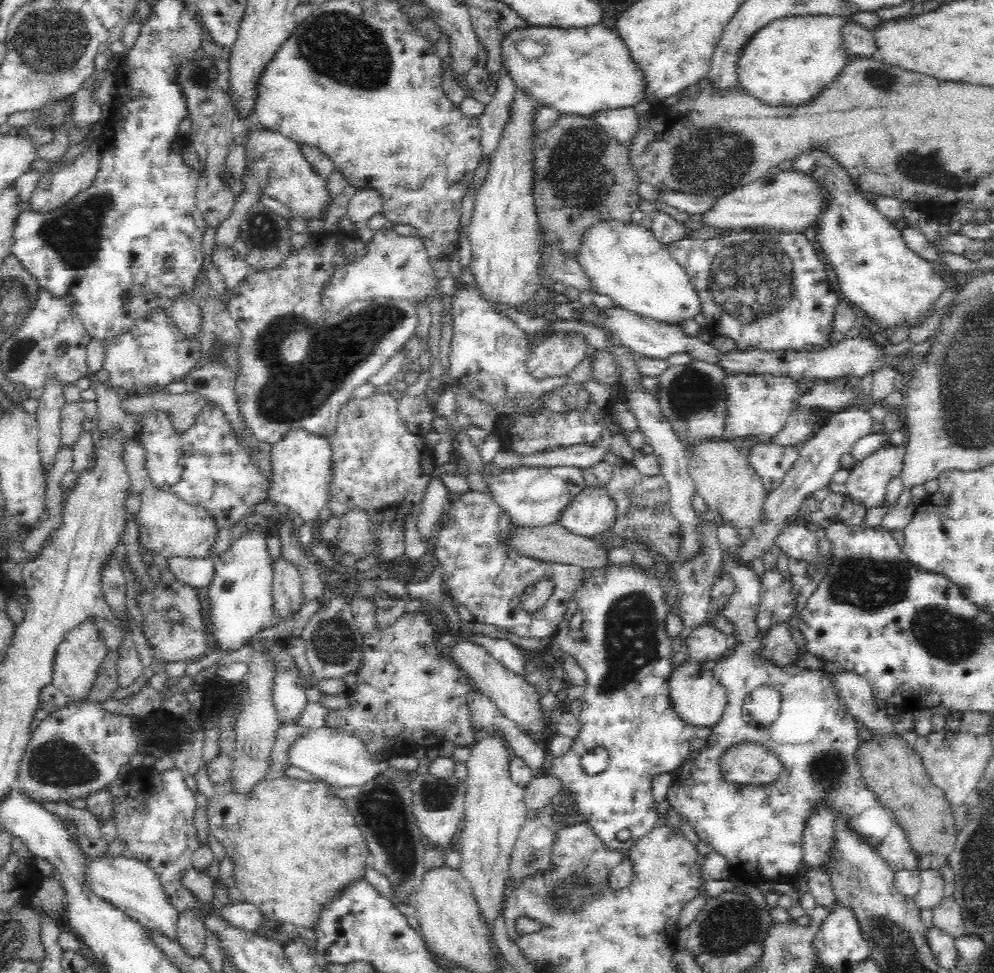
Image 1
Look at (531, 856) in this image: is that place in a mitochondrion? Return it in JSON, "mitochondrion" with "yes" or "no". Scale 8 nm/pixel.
{"mitochondrion":"yes"}

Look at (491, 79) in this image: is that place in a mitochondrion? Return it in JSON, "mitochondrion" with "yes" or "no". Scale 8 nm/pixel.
{"mitochondrion":"no"}

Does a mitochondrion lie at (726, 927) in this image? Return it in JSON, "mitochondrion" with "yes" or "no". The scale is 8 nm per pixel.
{"mitochondrion":"yes"}

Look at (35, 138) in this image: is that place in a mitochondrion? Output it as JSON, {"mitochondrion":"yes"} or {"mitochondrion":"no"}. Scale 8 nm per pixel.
{"mitochondrion":"no"}

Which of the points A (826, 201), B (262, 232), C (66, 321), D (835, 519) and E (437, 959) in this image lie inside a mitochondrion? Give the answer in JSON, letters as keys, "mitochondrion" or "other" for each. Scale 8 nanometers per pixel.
{"A":"other","B":"mitochondrion","C":"other","D":"other","E":"other"}

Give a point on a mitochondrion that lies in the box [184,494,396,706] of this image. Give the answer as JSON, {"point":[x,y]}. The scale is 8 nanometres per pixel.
{"point":[333,643]}

